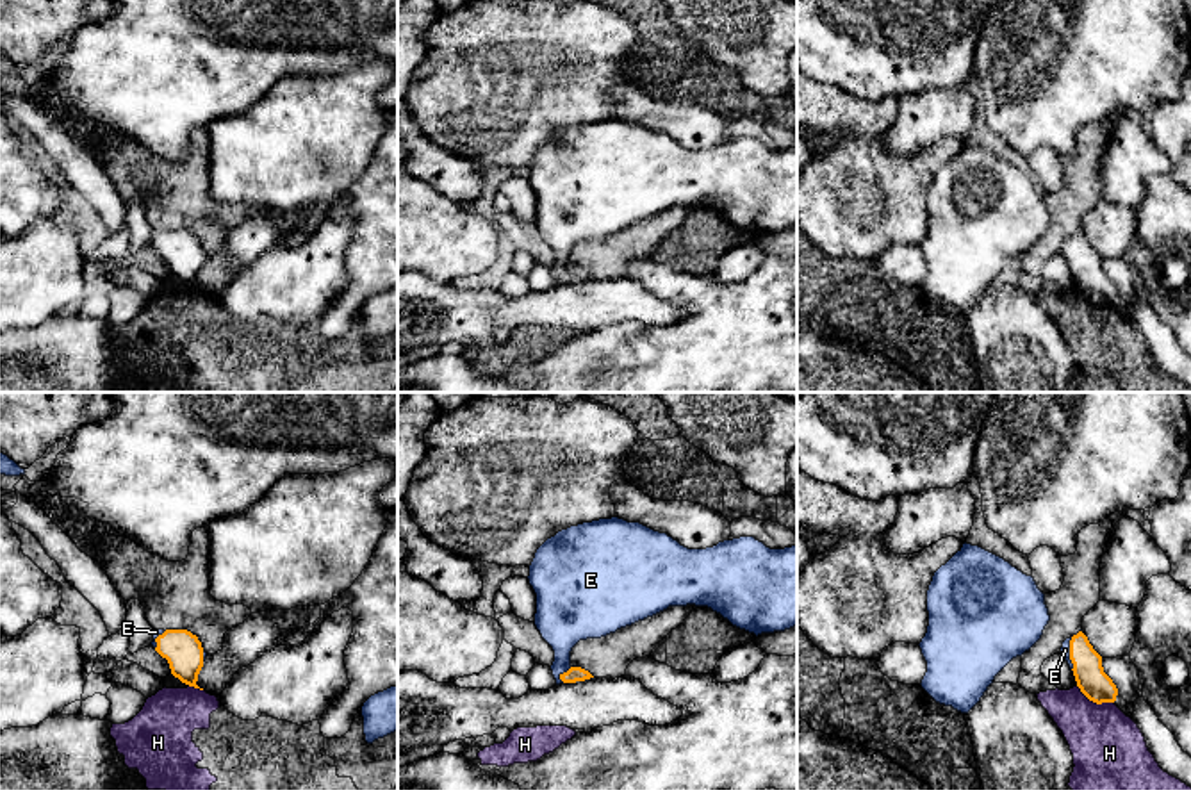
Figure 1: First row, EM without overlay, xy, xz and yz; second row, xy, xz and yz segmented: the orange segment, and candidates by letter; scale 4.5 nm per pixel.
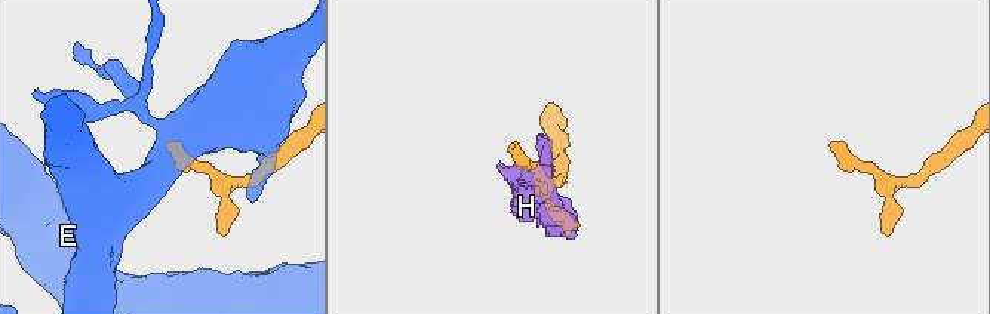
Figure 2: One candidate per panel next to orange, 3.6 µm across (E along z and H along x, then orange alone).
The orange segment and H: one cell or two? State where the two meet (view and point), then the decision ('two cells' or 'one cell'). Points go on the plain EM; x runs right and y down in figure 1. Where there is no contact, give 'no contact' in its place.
meets orange in yz at (1095, 302); two cells

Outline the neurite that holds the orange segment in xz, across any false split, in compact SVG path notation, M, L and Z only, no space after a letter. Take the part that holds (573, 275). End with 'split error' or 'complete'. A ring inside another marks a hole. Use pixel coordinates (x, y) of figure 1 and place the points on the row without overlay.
M619 118L599 119L571 127L547 139L535 153L528 180L537 194L535 226L554 251L551 271L556 285L594 278L588 271L571 266L571 251L579 241L606 237L669 207L708 207L733 226L756 237L797 225L797 146L770 150L754 137L724 141L706 150L688 150L667 134L640 123Z | split error

